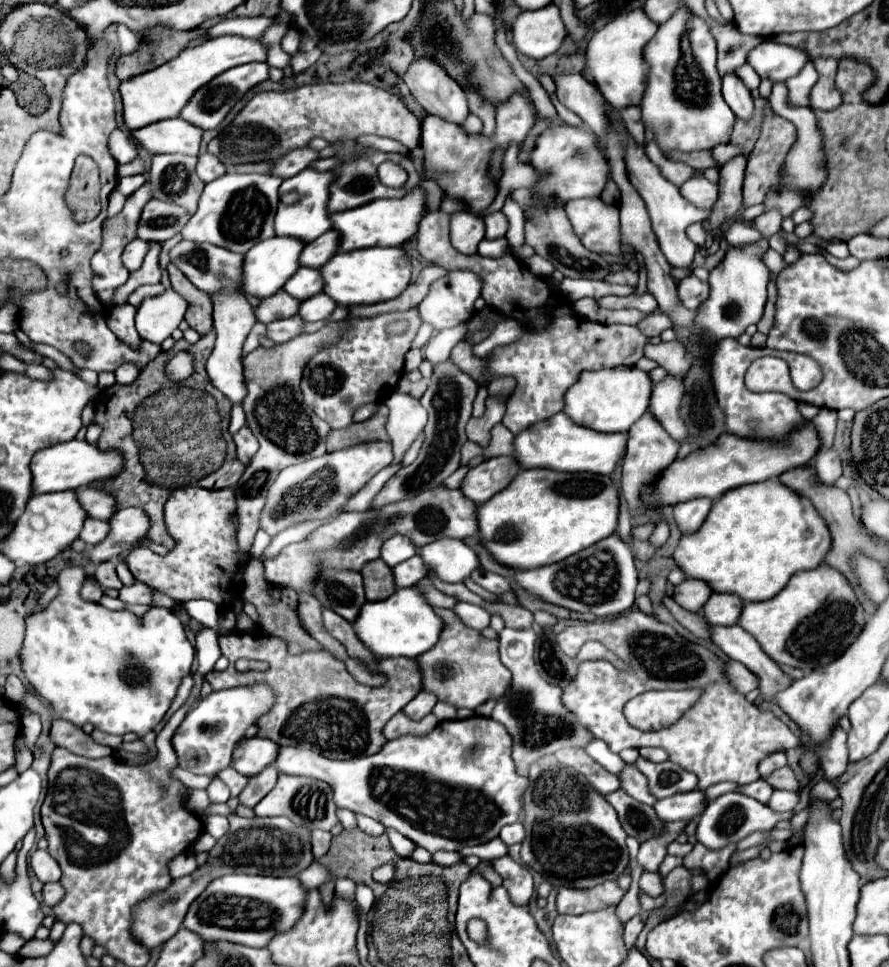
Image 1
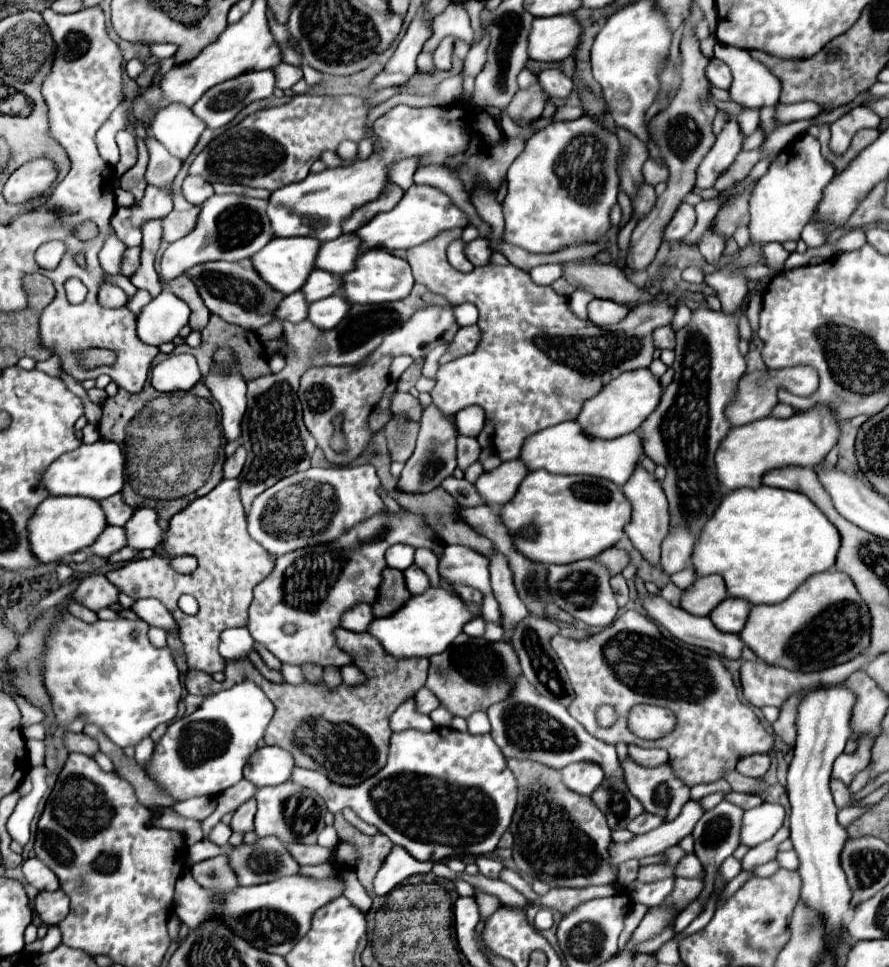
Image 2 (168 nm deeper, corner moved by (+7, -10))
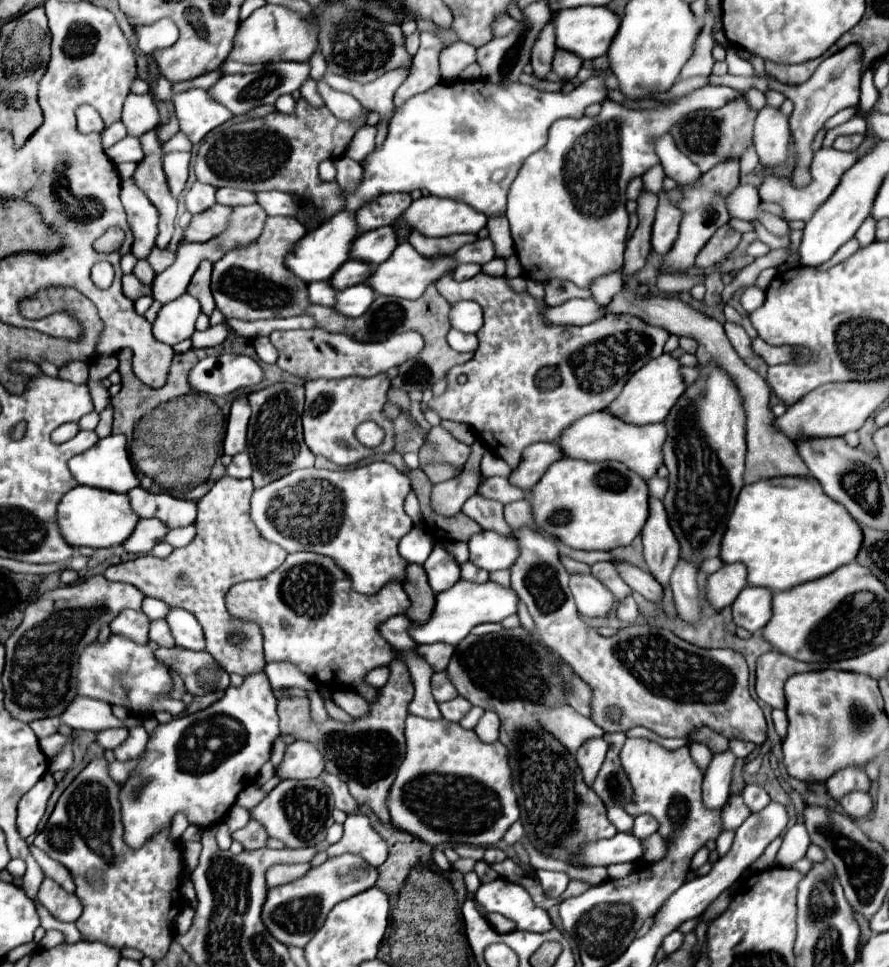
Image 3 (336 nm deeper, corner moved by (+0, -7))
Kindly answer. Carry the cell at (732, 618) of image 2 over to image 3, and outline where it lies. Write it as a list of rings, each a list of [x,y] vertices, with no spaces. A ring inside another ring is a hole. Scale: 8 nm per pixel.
[[[745,587],[733,603],[733,623],[747,631],[759,631],[771,619],[771,593],[767,589]]]

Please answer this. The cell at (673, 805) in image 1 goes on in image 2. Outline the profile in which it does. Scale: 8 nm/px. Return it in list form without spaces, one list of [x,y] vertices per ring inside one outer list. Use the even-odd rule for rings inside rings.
[[[642,812],[636,820],[632,820],[632,822],[628,824],[628,830],[630,830],[632,834],[646,834],[646,832],[658,828],[660,824],[664,824],[664,820],[662,820],[660,816],[654,816],[654,814]]]

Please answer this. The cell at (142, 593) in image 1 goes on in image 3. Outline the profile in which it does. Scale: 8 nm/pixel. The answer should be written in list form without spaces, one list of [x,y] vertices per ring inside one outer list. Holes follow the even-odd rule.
[[[171,607],[165,621],[167,621],[171,635],[179,647],[191,649],[191,651],[203,651],[205,649],[203,629],[189,611],[185,611],[181,607]]]

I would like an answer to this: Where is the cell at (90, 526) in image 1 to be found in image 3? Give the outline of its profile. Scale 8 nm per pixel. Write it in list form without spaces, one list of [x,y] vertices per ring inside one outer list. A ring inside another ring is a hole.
[[[141,519],[133,529],[131,537],[121,543],[127,553],[147,555],[155,543],[159,543],[167,535],[167,525],[161,525],[157,519]]]

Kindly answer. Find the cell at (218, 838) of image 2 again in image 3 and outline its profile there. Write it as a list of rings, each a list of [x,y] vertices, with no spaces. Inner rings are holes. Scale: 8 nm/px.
[[[233,805],[231,809],[229,809],[229,813],[227,813],[227,817],[225,817],[225,823],[227,823],[227,827],[229,827],[229,831],[233,833],[233,831],[237,831],[237,829],[241,829],[247,821],[249,821],[249,811],[247,809],[243,809],[243,807],[237,807],[237,805]]]

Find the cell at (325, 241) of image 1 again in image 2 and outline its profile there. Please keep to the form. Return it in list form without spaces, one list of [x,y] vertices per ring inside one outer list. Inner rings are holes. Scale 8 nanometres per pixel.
[[[342,234],[340,238],[324,242],[320,246],[320,252],[316,256],[316,268],[342,276],[356,266],[358,258],[360,258],[360,238],[356,234]]]

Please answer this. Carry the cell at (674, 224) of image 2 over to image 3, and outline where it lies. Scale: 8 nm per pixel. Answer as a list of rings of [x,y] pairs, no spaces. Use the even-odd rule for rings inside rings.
[[[659,193],[659,207],[657,207],[657,215],[653,223],[653,239],[651,239],[651,245],[657,253],[663,253],[663,255],[669,253],[669,249],[679,237],[681,219],[683,219],[683,211],[675,209],[667,201],[665,193]]]

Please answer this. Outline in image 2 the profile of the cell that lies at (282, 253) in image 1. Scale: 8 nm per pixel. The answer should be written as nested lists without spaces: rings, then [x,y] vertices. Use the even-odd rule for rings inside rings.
[[[302,236],[302,238],[276,238],[272,242],[268,242],[260,252],[256,252],[256,256],[252,256],[252,264],[256,266],[258,274],[278,292],[282,294],[292,294],[296,290],[300,290],[310,272],[316,268],[316,252],[320,250],[320,240],[310,238],[310,236]]]

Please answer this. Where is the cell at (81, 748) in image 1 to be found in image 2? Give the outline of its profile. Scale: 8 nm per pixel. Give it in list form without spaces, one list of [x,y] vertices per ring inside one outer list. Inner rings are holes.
[[[66,732],[66,738],[64,738],[64,744],[70,752],[80,752],[80,754],[86,754],[86,756],[94,756],[98,752],[98,742],[90,736],[86,736],[84,732],[82,734],[74,734],[74,732]]]

